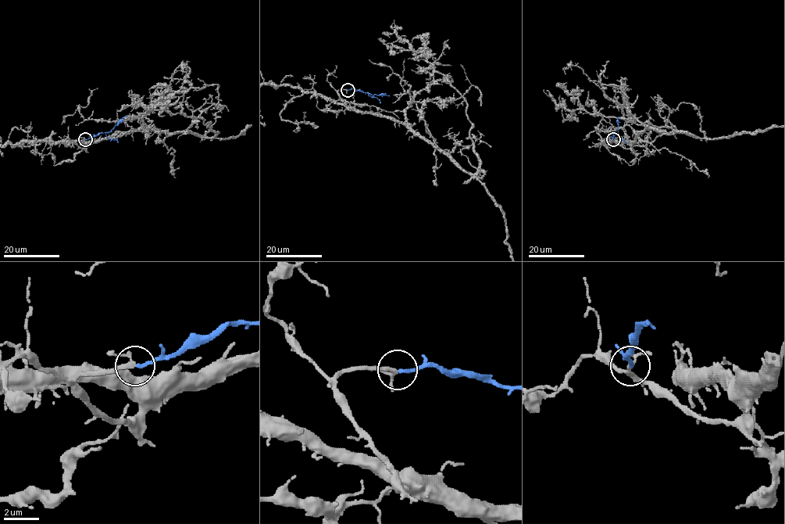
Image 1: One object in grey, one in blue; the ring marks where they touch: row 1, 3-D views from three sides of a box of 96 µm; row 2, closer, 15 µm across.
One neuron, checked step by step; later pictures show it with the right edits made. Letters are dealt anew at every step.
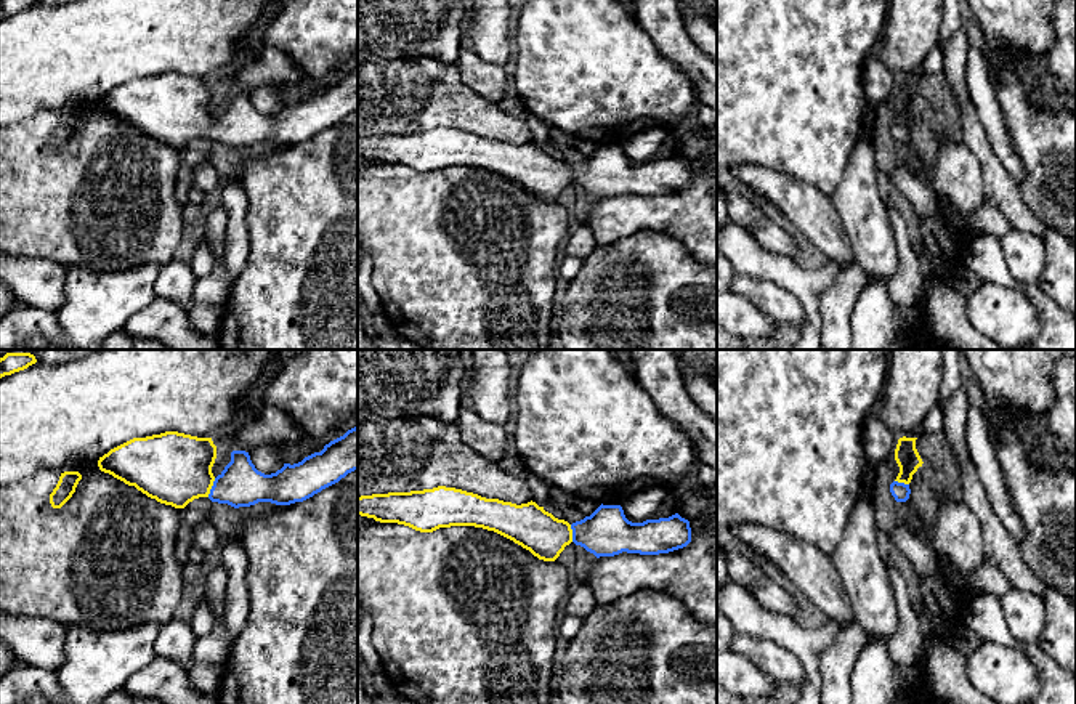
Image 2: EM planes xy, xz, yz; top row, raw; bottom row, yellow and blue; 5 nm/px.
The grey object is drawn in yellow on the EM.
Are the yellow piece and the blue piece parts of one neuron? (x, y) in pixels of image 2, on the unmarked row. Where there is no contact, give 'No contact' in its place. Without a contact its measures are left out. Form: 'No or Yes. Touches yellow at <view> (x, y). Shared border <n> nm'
Yes. Touches yellow at xy (210, 129). Shared border 100 nm

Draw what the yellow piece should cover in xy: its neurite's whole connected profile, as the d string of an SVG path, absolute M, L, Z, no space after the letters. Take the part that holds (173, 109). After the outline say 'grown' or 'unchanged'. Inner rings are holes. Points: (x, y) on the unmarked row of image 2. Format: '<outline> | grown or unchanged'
M358 67L326 85L321 93L314 93L293 106L284 104L281 111L271 115L258 112L249 93L233 91L231 103L215 119L212 114L215 99L216 87L212 79L165 72L146 79L133 79L111 90L99 98L98 107L125 125L135 127L148 138L175 149L184 149L199 138L208 138L212 143L228 144L234 149L250 148L258 143L290 146L313 138L358 111Z | grown

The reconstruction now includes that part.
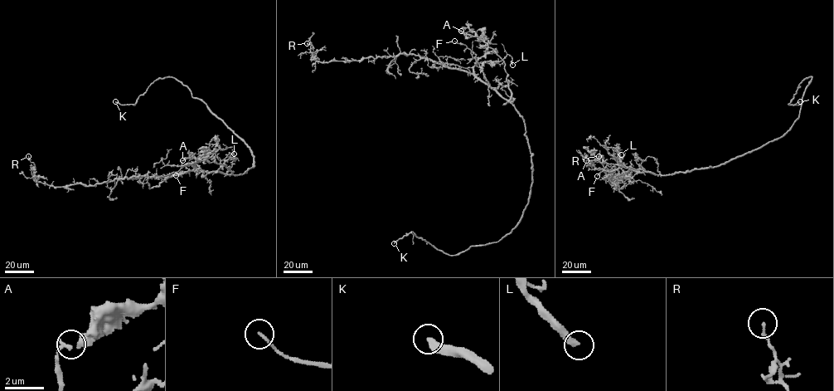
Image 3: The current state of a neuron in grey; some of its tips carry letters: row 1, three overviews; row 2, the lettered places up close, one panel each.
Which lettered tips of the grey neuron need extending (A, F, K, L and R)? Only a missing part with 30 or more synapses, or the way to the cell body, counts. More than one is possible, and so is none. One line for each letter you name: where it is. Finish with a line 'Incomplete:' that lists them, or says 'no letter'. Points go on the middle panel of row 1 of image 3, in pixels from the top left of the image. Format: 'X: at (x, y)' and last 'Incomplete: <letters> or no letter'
K: at (394, 243)
Incomplete: K

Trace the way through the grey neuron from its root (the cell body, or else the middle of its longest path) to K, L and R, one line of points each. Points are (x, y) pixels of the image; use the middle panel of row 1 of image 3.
K: (525, 129), (532, 183), (520, 221), (510, 232), (455, 255), (412, 232), (394, 243)
L: (525, 129), (524, 119), (516, 108), (473, 71), (477, 63), (500, 61), (507, 54), (512, 65)
R: (525, 129), (524, 119), (511, 103), (465, 71), (404, 54), (321, 62), (310, 51), (312, 45), (307, 43)

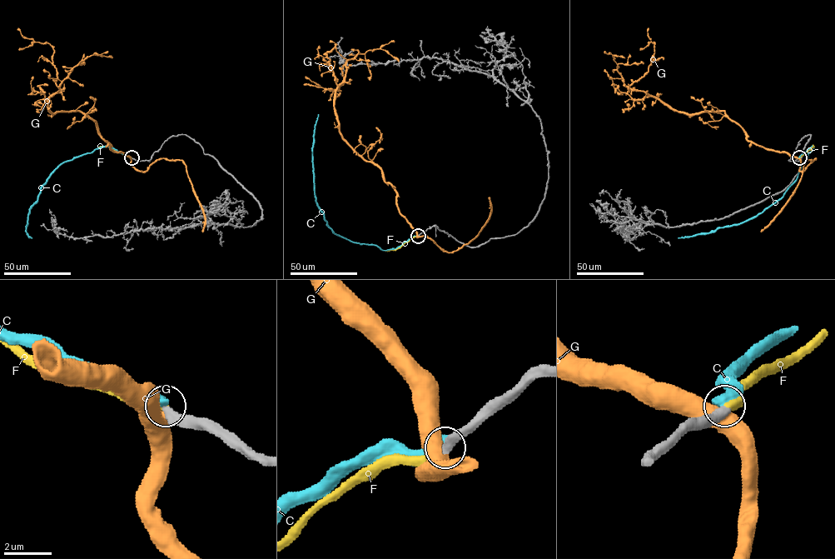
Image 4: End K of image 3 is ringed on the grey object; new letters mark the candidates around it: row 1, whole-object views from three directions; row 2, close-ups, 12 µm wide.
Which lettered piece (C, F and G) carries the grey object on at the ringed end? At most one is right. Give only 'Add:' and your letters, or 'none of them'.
Add: F

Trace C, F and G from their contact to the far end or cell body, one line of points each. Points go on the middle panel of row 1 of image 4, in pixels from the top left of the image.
C: (418, 236), (395, 248), (382, 250), (350, 241), (329, 227), (315, 196), (313, 137), (319, 114)
F: (418, 236), (395, 250), (385, 251)
G: (418, 236), (381, 171), (340, 131), (335, 94), (346, 67), (340, 91), (305, 85)

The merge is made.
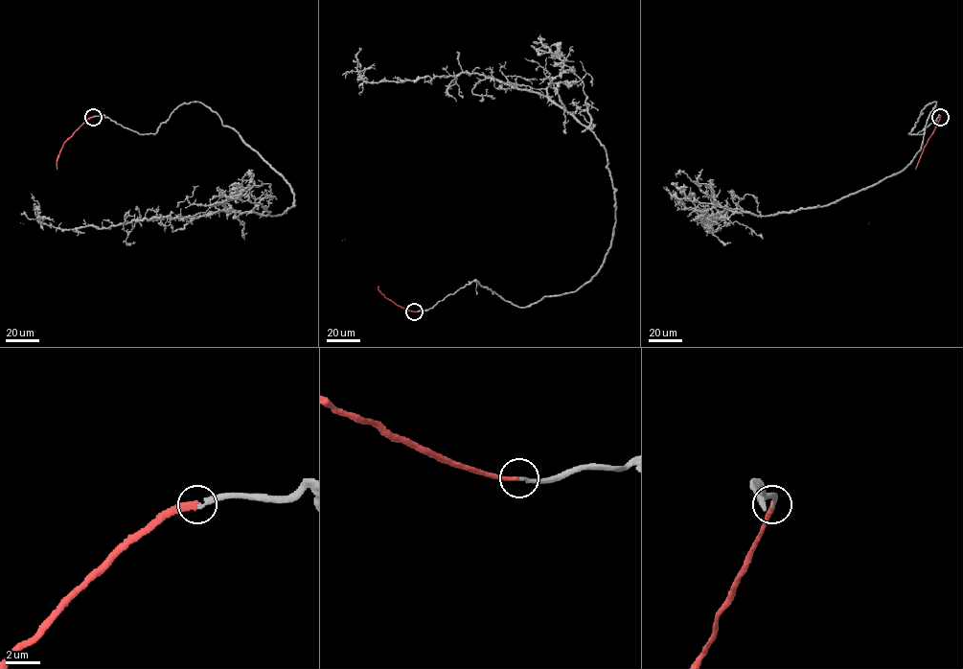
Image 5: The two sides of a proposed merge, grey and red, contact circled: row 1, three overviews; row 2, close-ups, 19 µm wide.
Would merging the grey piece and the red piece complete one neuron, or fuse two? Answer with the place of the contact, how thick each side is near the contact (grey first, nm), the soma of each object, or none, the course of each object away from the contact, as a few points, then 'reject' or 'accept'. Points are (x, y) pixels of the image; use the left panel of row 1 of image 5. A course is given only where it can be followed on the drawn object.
(93, 117) | 220/320 nm | grey none | red none | grey via (93, 117), (155, 133), (178, 106), (201, 102), (289, 184), (293, 206), (60, 229), (38, 219), (32, 194) | red via (93, 117), (64, 143), (57, 160), (57, 169), (23, 224) | accept

